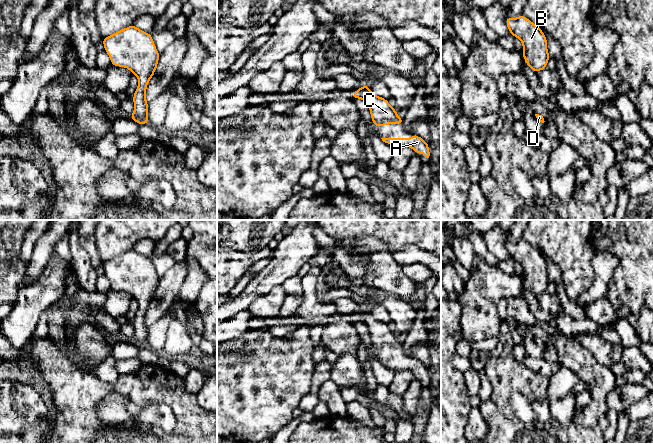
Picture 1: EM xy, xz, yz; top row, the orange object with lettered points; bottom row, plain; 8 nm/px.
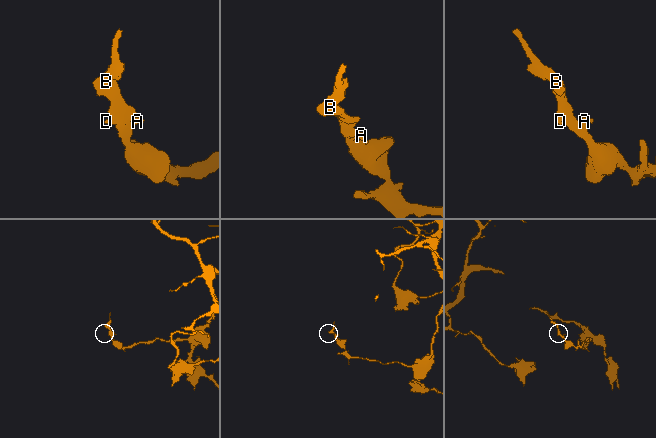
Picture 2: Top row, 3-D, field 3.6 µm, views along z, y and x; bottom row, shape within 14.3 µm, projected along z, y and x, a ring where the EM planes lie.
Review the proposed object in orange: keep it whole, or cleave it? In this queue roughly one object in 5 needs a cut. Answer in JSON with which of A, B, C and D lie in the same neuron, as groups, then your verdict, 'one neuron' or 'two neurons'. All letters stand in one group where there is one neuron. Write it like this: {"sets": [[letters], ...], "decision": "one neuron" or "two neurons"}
{"sets": [["A", "B", "C", "D"]], "decision": "one neuron"}

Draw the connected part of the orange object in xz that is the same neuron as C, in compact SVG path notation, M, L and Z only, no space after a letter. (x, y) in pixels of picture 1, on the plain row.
M363 309L351 318L351 321L363 323L368 328L375 351L388 348L403 348L404 346L404 343L397 339L396 333L390 330L388 324L375 319L368 309Z

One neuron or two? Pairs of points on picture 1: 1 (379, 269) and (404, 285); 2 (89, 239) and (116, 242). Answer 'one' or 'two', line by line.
1: one
2: two

